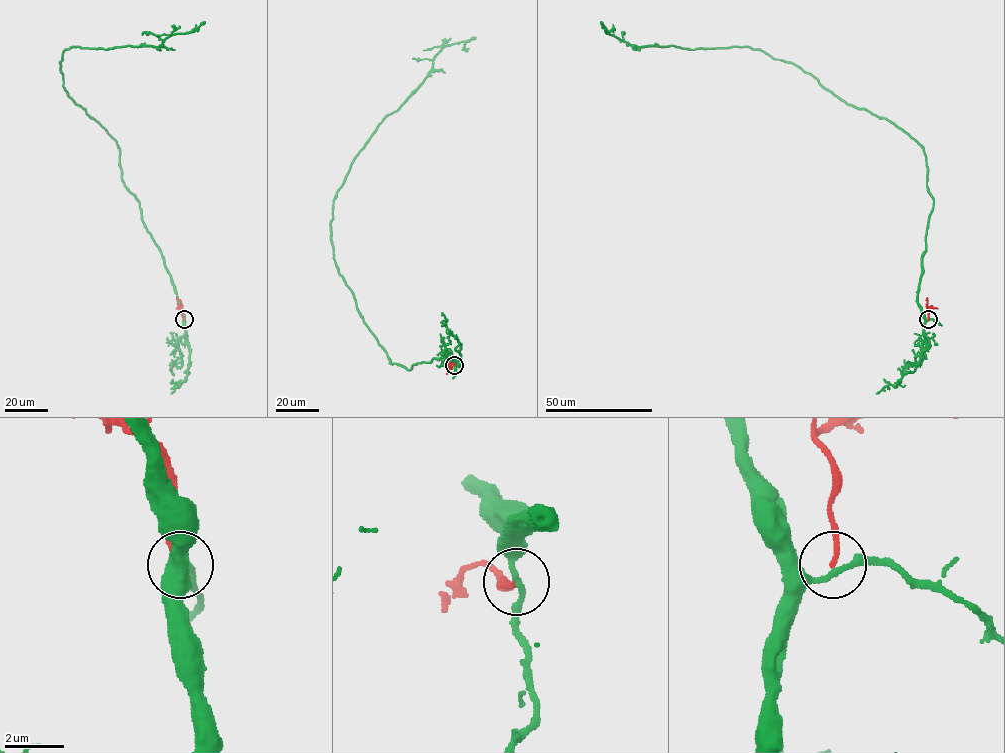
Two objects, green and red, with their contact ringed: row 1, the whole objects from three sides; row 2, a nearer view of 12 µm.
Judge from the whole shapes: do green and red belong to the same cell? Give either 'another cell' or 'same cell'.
another cell

